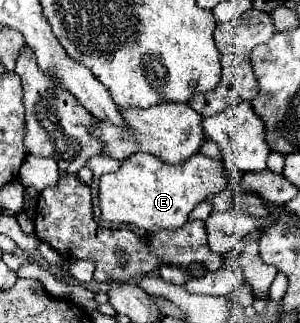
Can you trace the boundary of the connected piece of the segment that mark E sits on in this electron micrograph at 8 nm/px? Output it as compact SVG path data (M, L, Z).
M137 152L123 160L117 172L105 174L99 180L101 216L113 224L135 224L141 230L181 228L189 212L211 194L223 190L223 164L203 154L191 156L187 162L171 166L153 154Z

